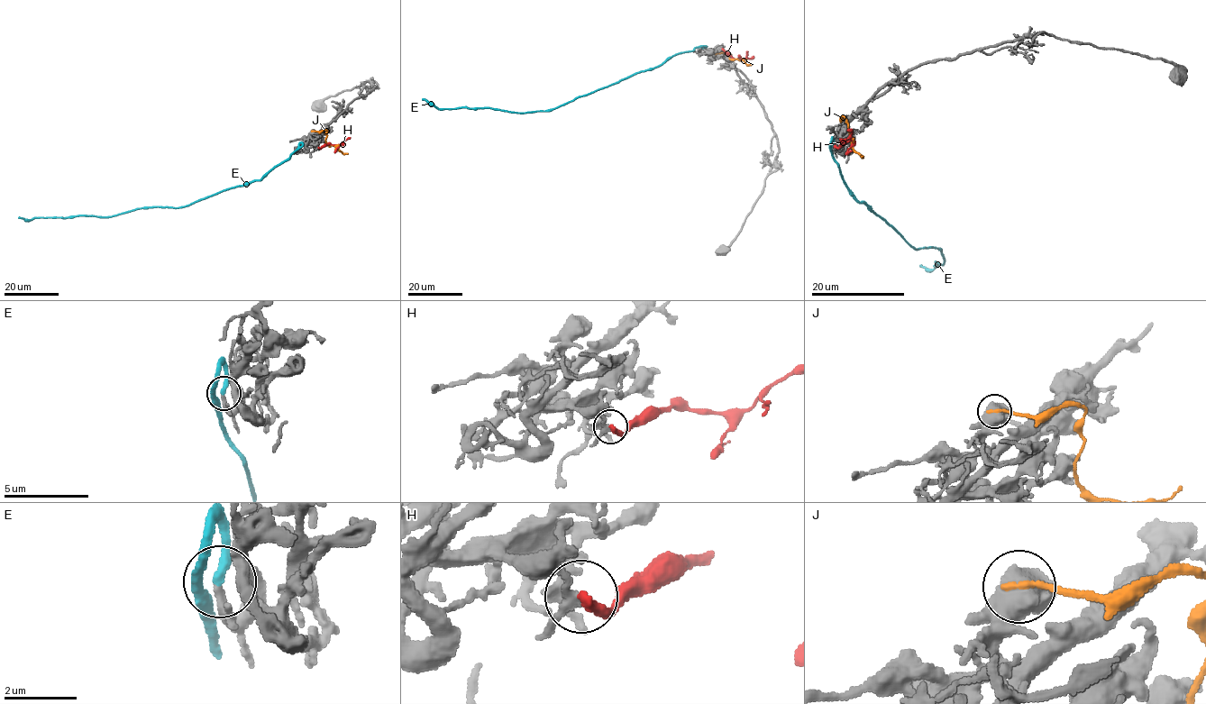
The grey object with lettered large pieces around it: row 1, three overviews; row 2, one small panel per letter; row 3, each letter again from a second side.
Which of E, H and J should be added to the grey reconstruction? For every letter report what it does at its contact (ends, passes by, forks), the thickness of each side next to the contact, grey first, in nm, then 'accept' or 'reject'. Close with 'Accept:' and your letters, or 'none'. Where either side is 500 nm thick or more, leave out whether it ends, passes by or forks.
E: it ends; calibres 200 and 320 nm; accept
H: it ends; calibres 180 and 320 nm; reject
J: it ends; calibres 480 and 190 nm; reject
Accept: E

